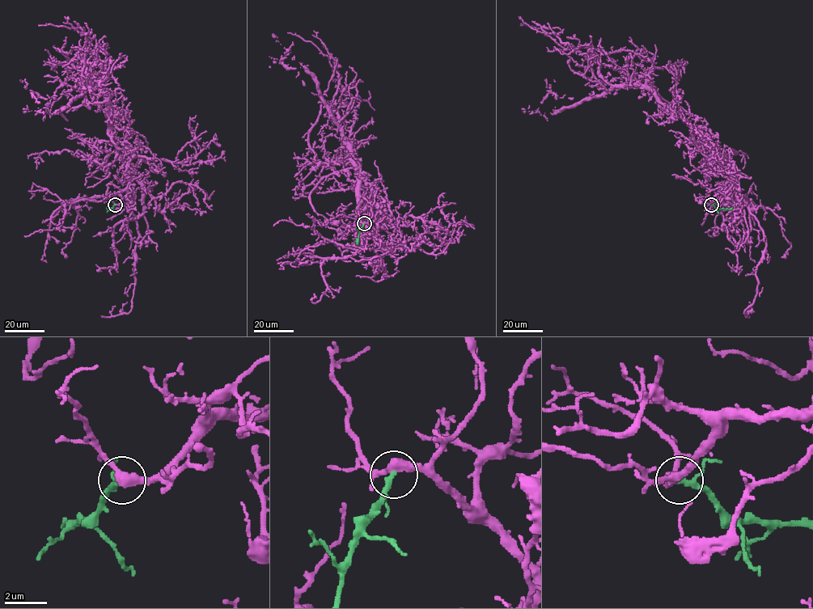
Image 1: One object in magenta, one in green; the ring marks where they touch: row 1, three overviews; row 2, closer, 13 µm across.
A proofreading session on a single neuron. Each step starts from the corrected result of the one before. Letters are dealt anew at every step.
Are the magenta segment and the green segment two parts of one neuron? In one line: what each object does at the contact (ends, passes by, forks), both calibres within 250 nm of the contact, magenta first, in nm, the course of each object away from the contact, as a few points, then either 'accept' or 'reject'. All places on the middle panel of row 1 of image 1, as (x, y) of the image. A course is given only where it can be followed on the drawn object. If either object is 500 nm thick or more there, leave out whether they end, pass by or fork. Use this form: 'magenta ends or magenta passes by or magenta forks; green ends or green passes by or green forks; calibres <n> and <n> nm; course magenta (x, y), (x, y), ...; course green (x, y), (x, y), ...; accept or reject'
magenta passes by; green passes by; calibres 440 and 200 nm; course magenta (364, 223), (378, 243), (361, 216), (358, 174), (343, 128), (316, 80), (288, 50), (280, 61), (305, 86); course green (364, 223), (359, 233), (358, 245); accept

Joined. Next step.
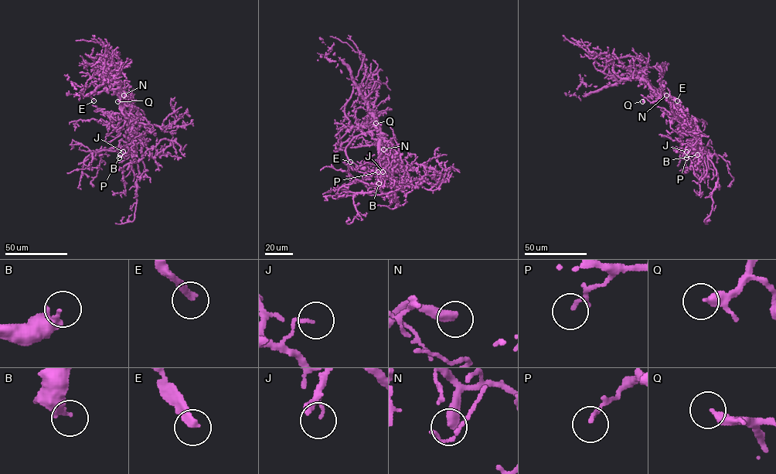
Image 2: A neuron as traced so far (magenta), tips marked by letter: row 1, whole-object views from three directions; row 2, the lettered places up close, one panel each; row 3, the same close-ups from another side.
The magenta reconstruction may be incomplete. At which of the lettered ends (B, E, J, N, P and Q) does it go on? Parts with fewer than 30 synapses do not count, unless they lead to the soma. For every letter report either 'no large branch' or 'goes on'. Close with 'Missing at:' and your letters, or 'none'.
B: no large branch
E: goes on
J: no large branch
N: goes on
P: no large branch
Q: goes on
Missing at: E, N, Q

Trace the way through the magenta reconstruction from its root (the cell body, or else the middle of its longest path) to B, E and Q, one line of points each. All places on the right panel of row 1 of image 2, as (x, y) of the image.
B: (669, 103), (679, 110), (696, 131), (693, 146), (683, 153), (686, 155), (697, 155)
E: (669, 103), (658, 93), (652, 93), (650, 90), (665, 92), (677, 100)
Q: (669, 103), (657, 94), (645, 97), (642, 101)

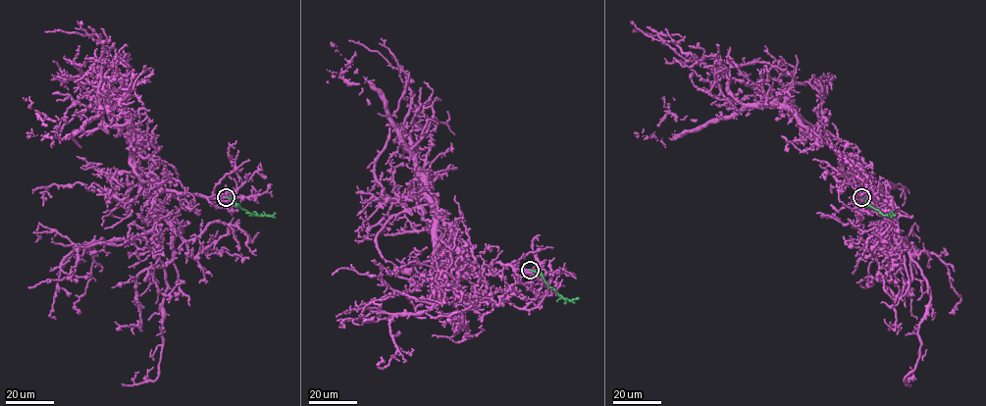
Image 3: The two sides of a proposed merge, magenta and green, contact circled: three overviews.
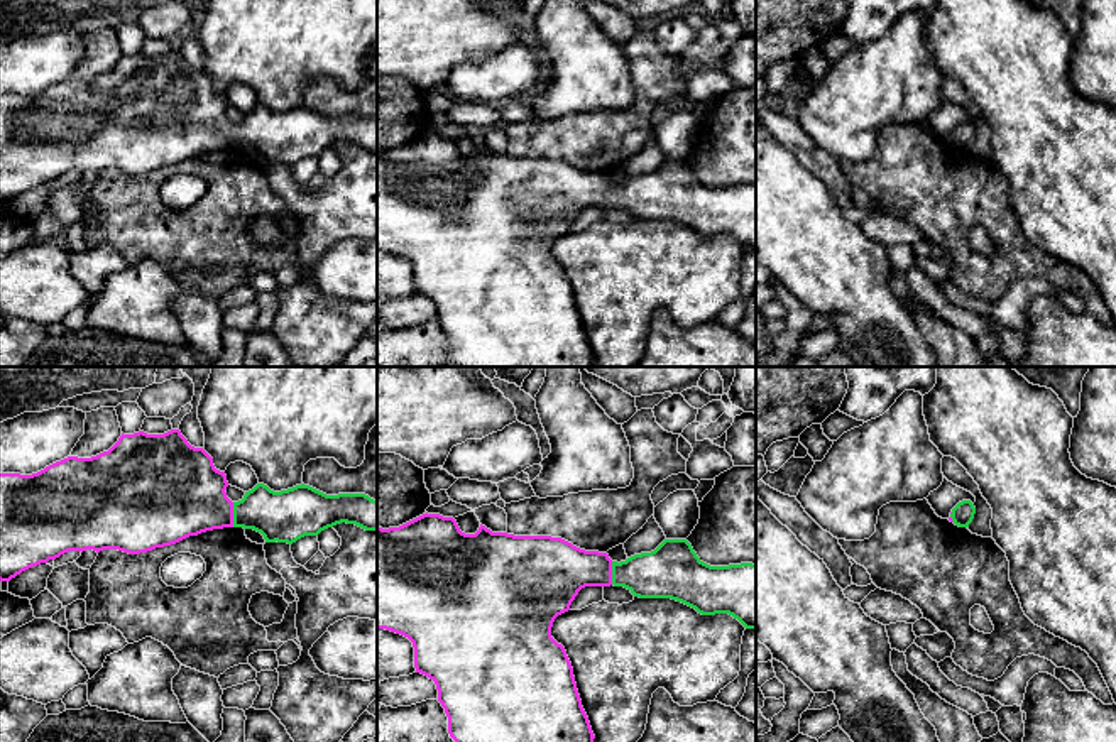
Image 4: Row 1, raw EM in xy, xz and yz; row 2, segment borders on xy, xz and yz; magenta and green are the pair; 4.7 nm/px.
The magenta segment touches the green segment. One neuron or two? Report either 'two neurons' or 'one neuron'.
one neuron

